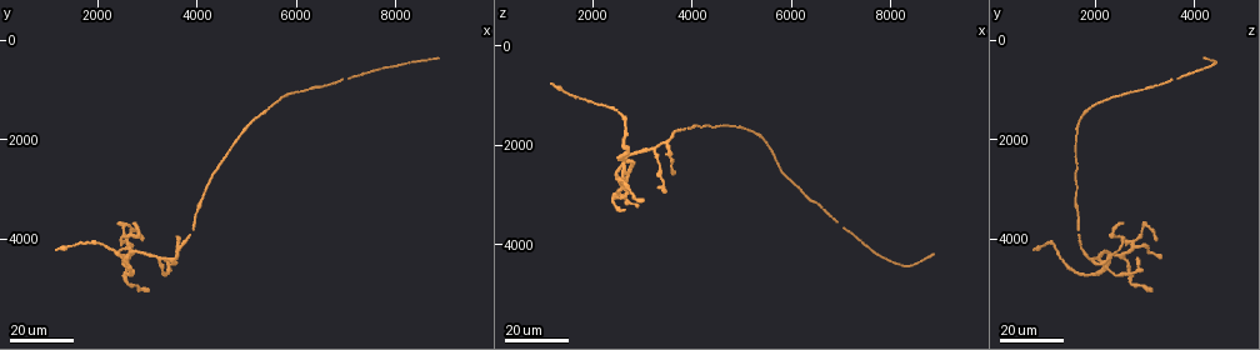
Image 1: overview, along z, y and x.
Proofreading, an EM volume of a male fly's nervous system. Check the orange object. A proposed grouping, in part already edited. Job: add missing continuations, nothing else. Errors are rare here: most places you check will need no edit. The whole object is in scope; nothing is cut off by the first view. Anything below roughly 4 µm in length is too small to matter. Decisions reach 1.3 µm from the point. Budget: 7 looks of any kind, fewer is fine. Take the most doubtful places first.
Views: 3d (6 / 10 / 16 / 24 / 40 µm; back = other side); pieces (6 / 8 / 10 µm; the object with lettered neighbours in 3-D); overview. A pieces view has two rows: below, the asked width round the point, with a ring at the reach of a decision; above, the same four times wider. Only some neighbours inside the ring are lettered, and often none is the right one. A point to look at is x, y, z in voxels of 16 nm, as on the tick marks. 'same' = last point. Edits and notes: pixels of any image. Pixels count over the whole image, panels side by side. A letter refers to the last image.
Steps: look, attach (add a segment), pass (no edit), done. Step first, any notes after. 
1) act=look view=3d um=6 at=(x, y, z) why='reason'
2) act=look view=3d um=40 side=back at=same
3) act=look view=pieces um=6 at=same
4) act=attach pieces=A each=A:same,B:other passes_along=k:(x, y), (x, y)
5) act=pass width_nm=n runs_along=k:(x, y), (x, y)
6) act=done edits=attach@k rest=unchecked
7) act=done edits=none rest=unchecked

act=look view=3d um=16 at=(8900, 350, 4200) why='end of a long branch'

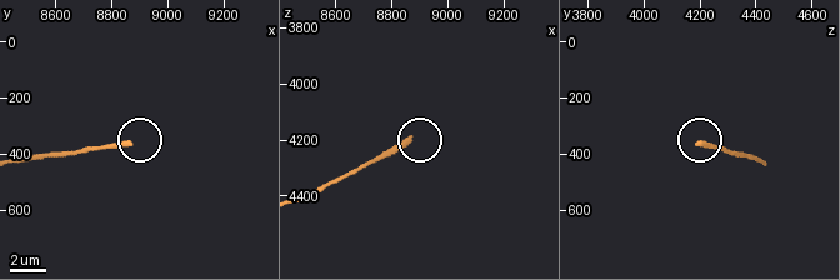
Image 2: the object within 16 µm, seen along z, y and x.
act=look view=pieces um=6 at=(8850, 370, 4200) why='what lies round it'

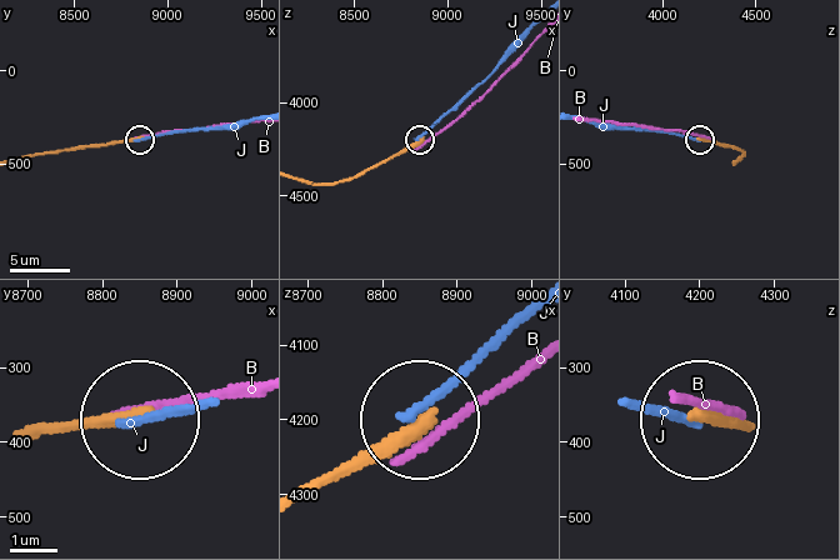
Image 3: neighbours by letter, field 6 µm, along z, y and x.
act=pass each=B:other,J:other runs_along=3:(309, 491), (413, 428) found='none of them fits'

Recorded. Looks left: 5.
act=look view=3d um=24 at=(1200, 4250, 700) why='an open end'

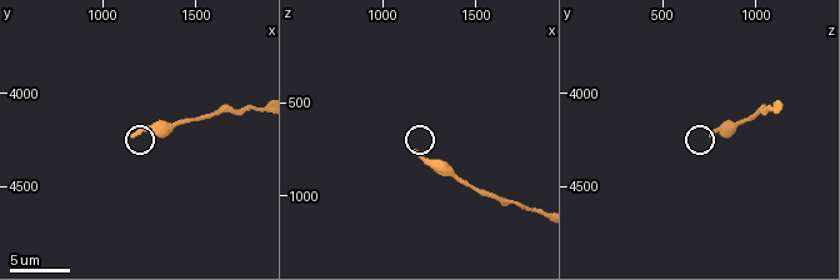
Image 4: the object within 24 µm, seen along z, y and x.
act=look view=pieces um=8 at=(1160, 4220, 760)

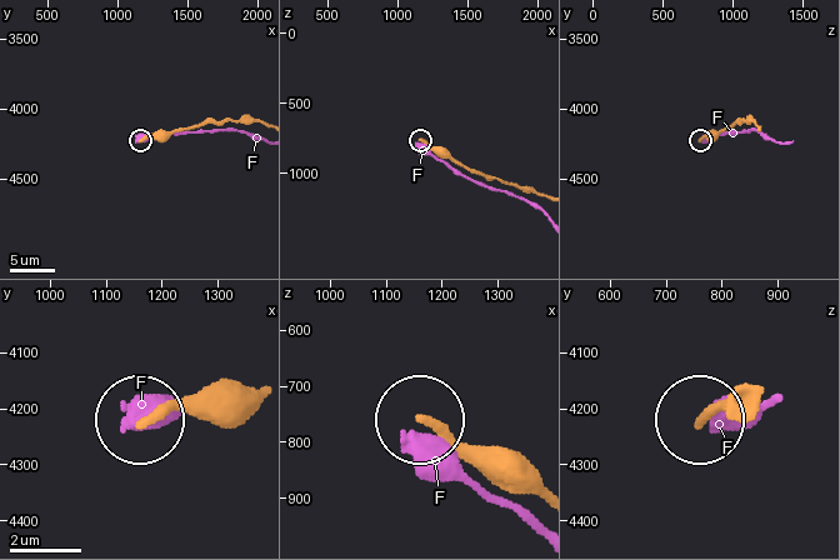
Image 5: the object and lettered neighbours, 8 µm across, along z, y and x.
act=pass width_nm=220 each=F:other runs_along=5:(241, 385), (205, 388), (146, 418) found='no lettered segment goes on from it'

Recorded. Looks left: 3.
act=look view=3d um=24 at=(2650, 4400, 3350) why='free end'

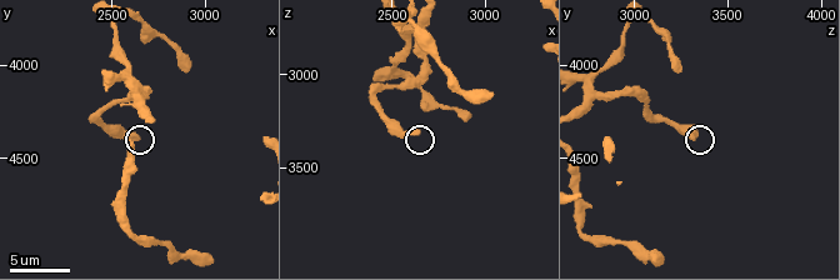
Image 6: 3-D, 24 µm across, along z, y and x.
act=look view=pieces um=8 at=(2640, 4380, 3300) why='what lies round it'

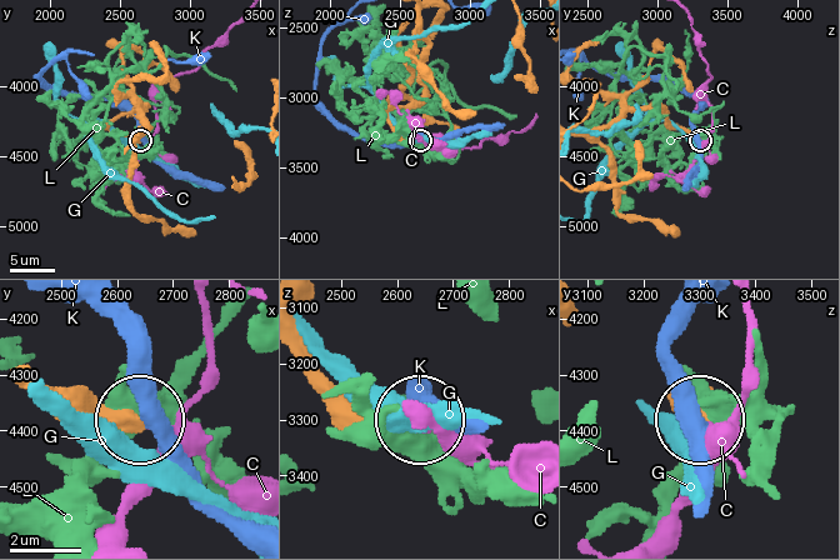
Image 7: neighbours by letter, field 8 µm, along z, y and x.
act=pass each=C:other,G:other,K:other,L:other found='none of them fits'

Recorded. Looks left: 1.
act=done edits=none rest=unchecked

